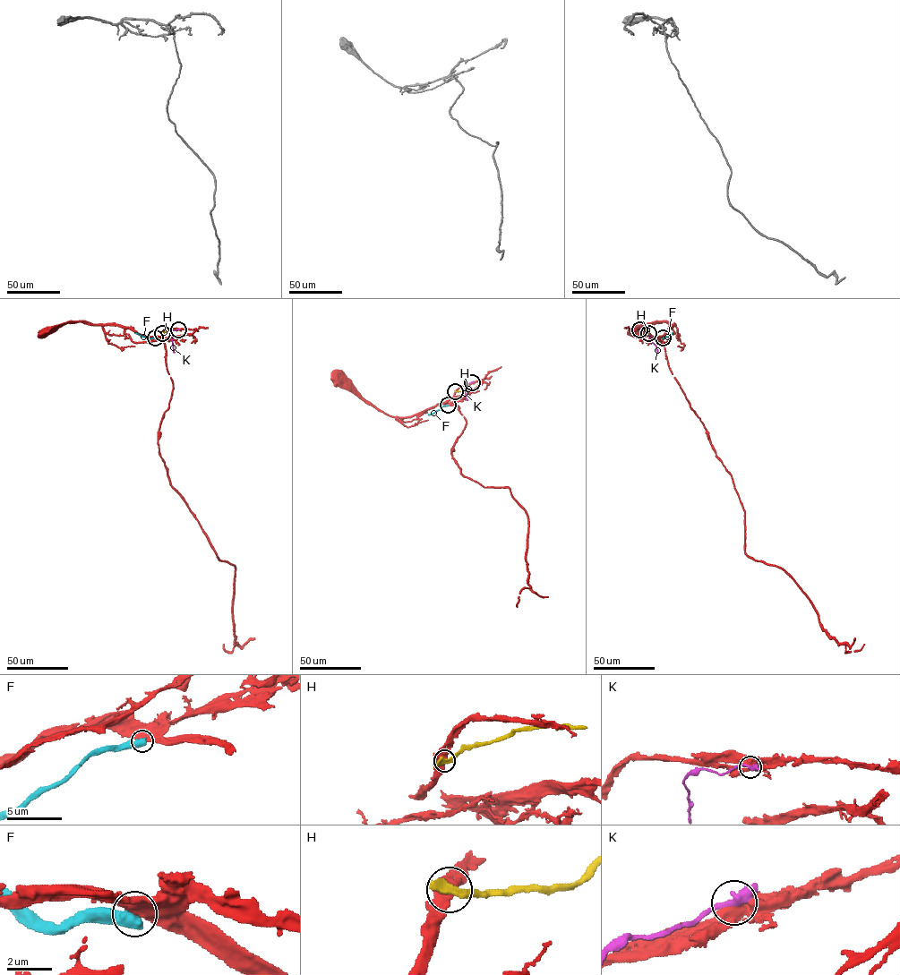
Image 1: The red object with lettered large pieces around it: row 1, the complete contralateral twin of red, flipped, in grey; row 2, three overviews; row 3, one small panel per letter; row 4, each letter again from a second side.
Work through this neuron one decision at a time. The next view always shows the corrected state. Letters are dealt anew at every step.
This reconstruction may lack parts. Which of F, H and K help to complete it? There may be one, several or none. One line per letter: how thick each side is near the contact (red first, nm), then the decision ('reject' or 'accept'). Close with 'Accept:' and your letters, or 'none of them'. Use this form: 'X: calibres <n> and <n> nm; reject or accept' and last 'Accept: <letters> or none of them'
F: calibres 650 and 650 nm; reject
H: calibres 400 and 460 nm; reject
K: calibres 480 and 320 nm; reject
Accept: none of them

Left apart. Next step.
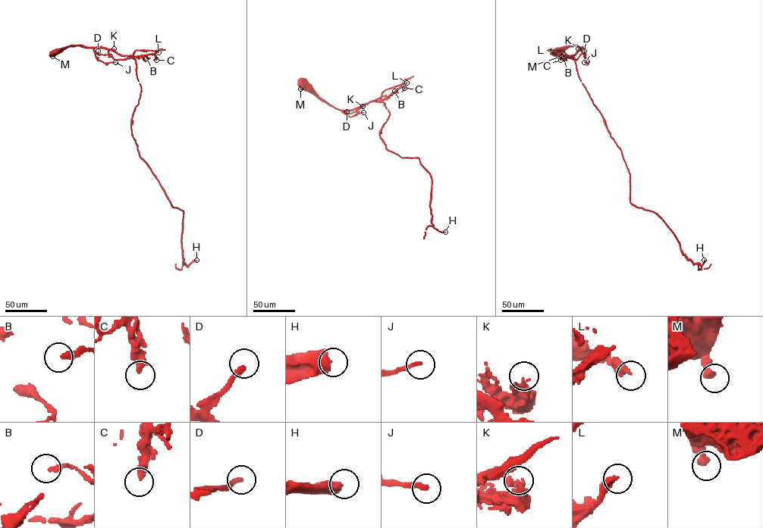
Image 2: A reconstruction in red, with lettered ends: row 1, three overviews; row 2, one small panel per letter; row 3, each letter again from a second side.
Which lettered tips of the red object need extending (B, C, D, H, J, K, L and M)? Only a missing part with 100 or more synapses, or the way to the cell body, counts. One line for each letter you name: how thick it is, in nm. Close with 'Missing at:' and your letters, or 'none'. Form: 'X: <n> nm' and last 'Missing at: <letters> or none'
Missing at: none

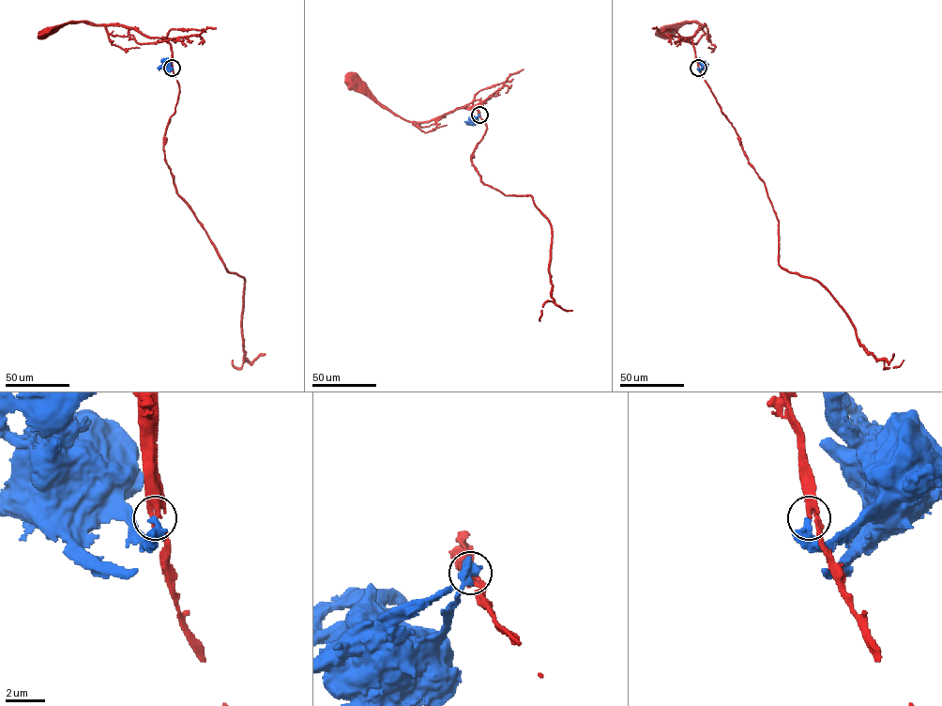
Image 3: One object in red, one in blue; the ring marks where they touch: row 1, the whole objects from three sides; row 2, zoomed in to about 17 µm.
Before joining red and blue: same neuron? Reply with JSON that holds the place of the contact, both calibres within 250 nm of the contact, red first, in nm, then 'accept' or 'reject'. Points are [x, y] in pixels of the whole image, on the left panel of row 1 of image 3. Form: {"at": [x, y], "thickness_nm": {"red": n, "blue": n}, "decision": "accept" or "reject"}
{"at": [172, 68], "thickness_nm": {"red": 320, "blue": 420}, "decision": "reject"}

